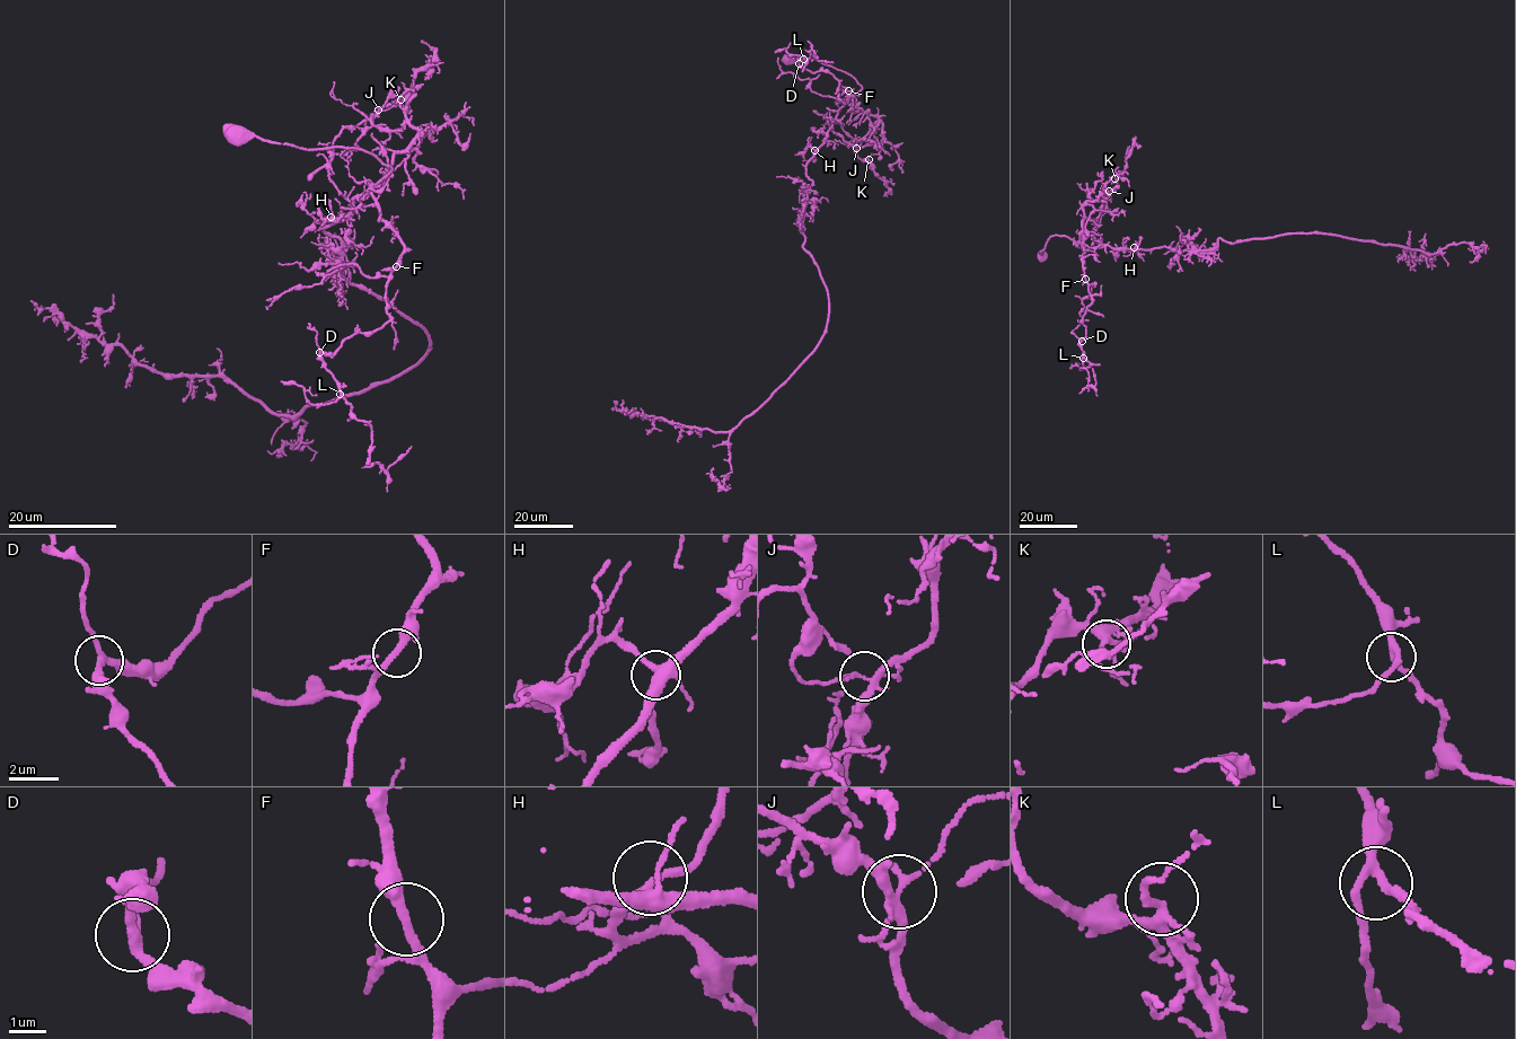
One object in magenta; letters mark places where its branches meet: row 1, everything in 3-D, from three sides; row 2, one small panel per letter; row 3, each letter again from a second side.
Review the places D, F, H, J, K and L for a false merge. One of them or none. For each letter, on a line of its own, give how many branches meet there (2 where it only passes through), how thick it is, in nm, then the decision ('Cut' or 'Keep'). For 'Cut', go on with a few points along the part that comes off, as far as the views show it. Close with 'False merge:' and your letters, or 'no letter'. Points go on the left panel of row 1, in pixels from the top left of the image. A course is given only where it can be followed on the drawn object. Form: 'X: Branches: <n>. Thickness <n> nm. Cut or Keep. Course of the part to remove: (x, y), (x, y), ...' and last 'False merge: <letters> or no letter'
D: Branches: 3. Thickness 240 nm. Keep
F: Branches: 3. Thickness 220 nm. Keep
H: Branches: 3. Thickness 240 nm. Keep
J: Branches: 3. Thickness 200 nm. Cut. Course of the part to remove: (378, 109), (411, 96), (417, 130), (372, 188), (404, 246), (391, 320), (320, 357), (369, 463), (412, 446)
K: Branches: 3. Thickness 220 nm. Keep
L: Branches: 3. Thickness 240 nm. Keep
False merge: J

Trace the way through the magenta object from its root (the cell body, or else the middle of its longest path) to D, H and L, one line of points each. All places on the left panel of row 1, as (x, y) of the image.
D: (237, 134), (358, 148), (391, 168), (372, 190), (404, 246), (386, 293), (391, 320), (319, 352)
H: (237, 134), (308, 149), (358, 148), (390, 167), (367, 196), (353, 200), (351, 218), (331, 217)
L: (237, 134), (358, 148), (391, 168), (372, 190), (404, 246), (386, 293), (391, 320), (322, 352), (340, 394)

